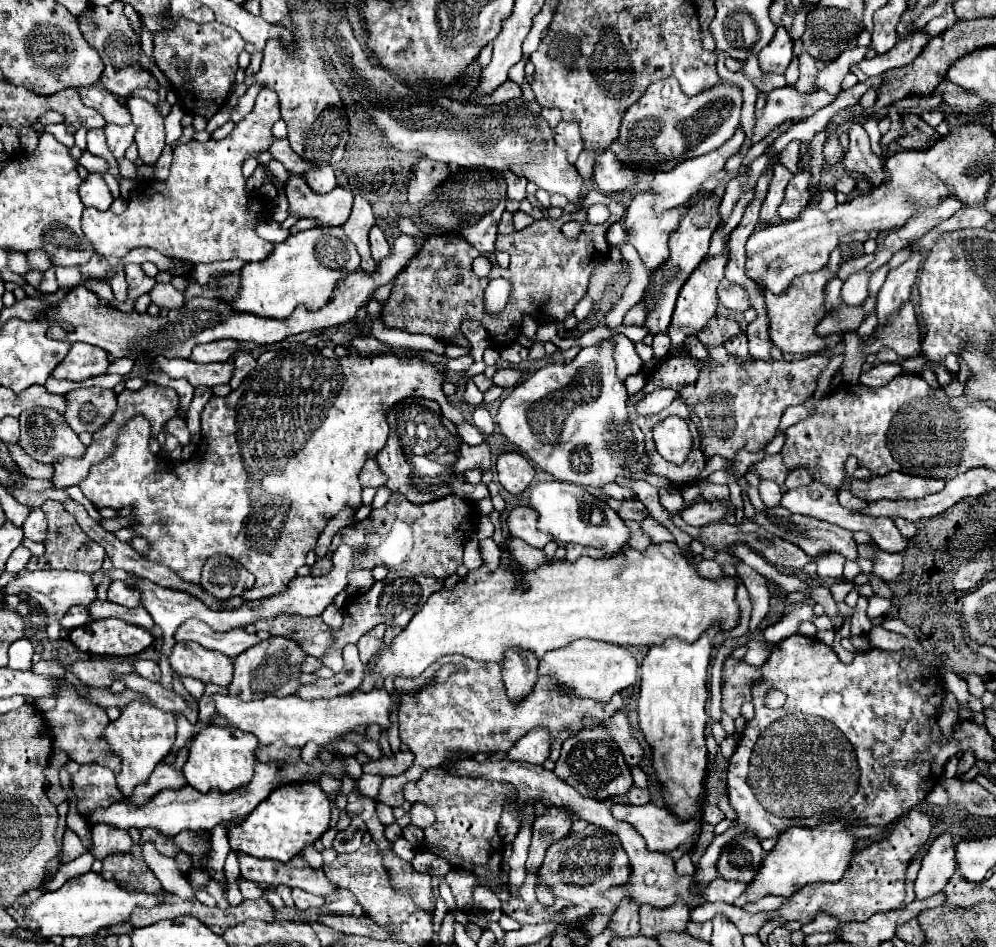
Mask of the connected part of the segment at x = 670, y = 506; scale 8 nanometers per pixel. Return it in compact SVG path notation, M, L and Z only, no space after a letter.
M659 490L659 498L661 504L667 508L667 512L671 514L681 514L681 510L685 508L685 502L681 498L681 492L671 492L671 490Z

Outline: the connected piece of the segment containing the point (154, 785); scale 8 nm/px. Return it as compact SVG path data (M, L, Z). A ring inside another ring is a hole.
M157 766L153 770L153 774L149 776L149 780L145 784L139 784L135 788L135 794L131 800L137 800L137 804L141 804L141 800L149 800L149 796L169 788L169 786L175 786L177 790L179 788L185 788L187 786L187 780L183 776L183 770L177 770L177 768L171 768L171 766Z

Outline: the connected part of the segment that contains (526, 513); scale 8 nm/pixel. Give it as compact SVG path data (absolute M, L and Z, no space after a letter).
M513 508L507 516L507 530L511 536L525 540L529 546L539 550L553 540L553 536L537 528L537 514L533 508Z

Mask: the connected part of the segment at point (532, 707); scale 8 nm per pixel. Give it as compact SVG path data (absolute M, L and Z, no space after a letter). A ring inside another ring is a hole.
M443 656L433 666L429 666L417 680L395 680L395 688L401 694L401 742L415 754L413 766L405 776L385 778L377 800L389 804L391 808L401 806L403 786L407 782L419 780L427 768L435 768L451 760L453 756L465 754L475 756L477 752L505 752L519 738L523 738L533 728L547 728L551 732L551 744L557 740L561 730L577 732L583 728L583 718L607 720L623 704L620 693L613 695L609 702L595 702L589 698L575 698L567 688L559 688L553 676L539 676L533 690L523 700L509 700L507 688L501 678L499 664L477 664L465 656ZM445 664L461 664L465 672L455 672L447 682L435 682L433 674Z

